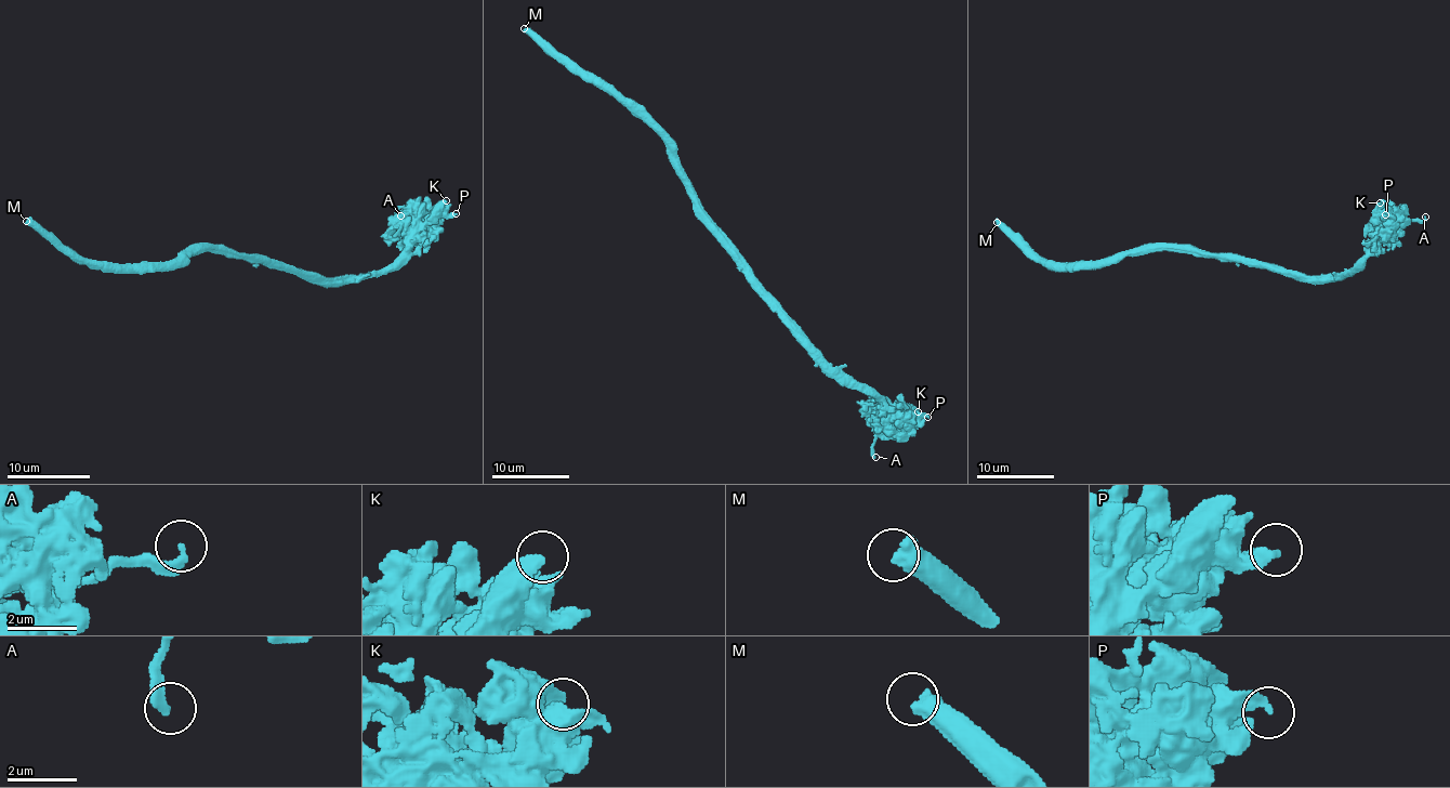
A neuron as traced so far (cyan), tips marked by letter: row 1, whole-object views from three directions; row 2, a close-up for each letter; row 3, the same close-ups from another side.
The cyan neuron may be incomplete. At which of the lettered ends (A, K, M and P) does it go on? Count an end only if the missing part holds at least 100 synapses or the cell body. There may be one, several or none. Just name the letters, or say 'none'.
M

